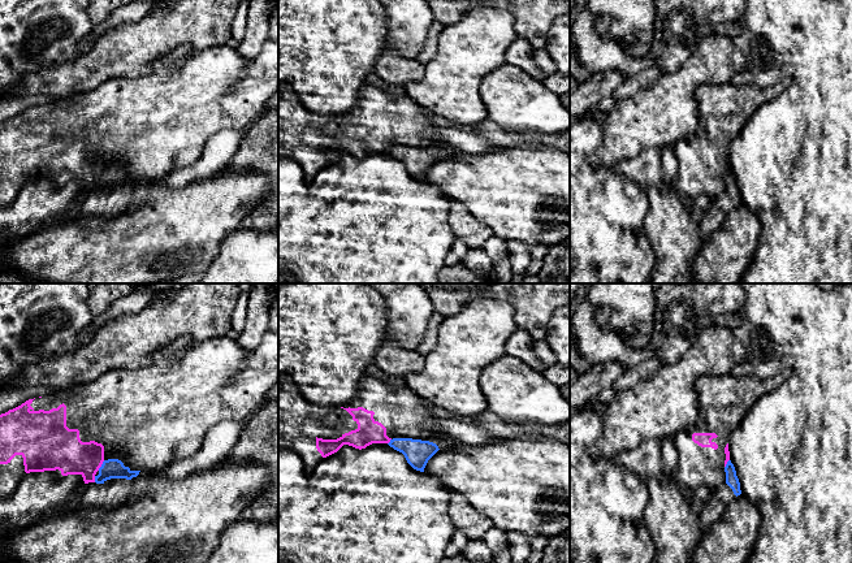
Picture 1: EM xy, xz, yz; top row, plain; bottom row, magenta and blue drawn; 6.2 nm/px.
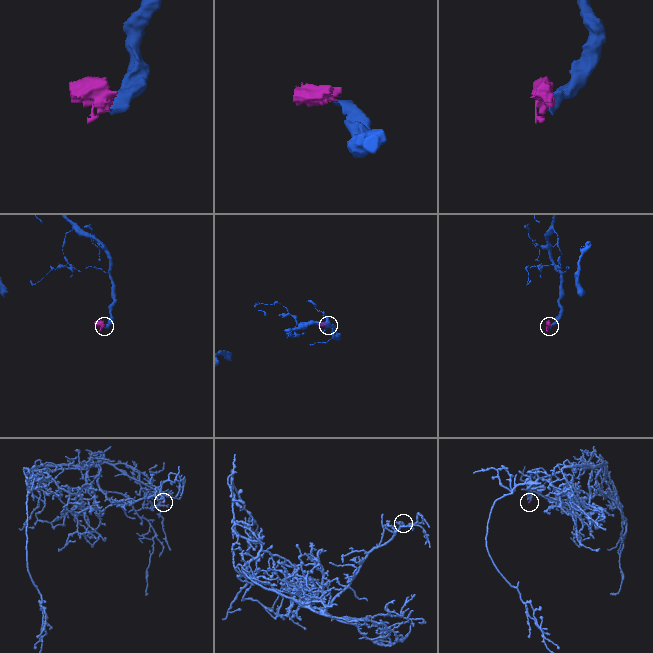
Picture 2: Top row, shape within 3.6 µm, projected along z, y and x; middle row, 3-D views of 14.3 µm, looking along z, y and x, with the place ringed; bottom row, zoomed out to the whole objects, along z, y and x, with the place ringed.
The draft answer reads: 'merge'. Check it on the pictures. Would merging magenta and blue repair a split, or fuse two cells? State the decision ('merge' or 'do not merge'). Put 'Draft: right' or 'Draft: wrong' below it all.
do not merge
Draft: wrong

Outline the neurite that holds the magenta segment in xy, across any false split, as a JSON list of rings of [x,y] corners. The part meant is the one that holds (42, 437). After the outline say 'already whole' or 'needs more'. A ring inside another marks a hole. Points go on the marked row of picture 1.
[[[268,330],[260,345],[254,351],[246,351],[235,339],[224,337],[215,337],[207,341],[198,342],[191,335],[182,335],[176,339],[170,346],[160,350],[152,355],[150,364],[130,369],[130,368],[114,368],[111,369],[87,384],[75,385],[68,389],[62,389],[56,394],[29,399],[21,406],[9,410],[0,415],[0,498],[13,494],[20,485],[22,477],[30,472],[49,471],[57,477],[68,475],[81,475],[85,484],[95,482],[95,477],[99,475],[99,468],[104,460],[118,459],[130,471],[146,471],[159,472],[166,468],[169,464],[177,460],[194,456],[202,447],[208,430],[216,424],[224,420],[247,420],[255,413],[267,400],[268,391],[278,381],[278,333]]] | needs more

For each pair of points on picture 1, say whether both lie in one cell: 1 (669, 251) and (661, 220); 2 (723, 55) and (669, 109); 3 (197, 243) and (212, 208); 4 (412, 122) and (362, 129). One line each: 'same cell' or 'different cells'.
1: same cell
2: same cell
3: same cell
4: same cell

